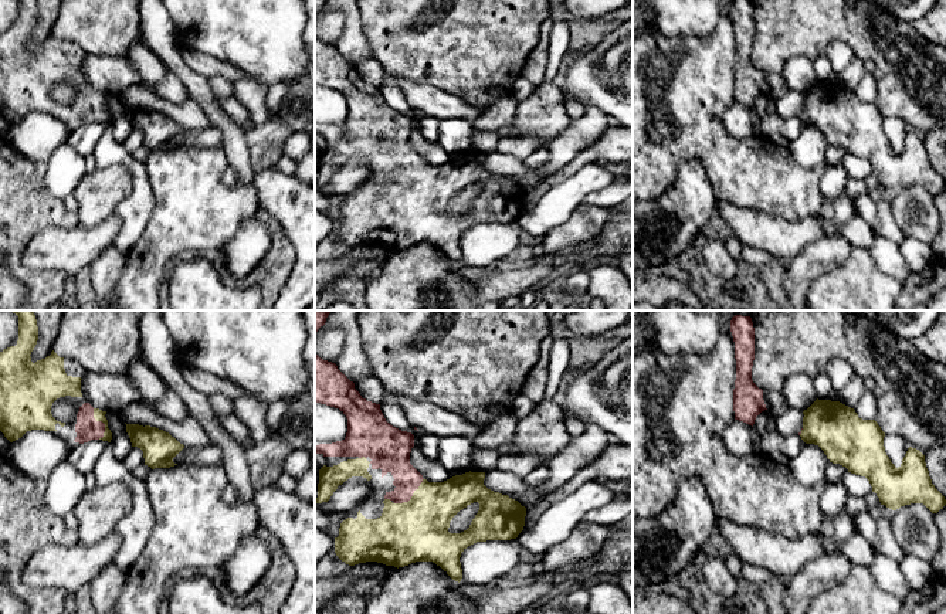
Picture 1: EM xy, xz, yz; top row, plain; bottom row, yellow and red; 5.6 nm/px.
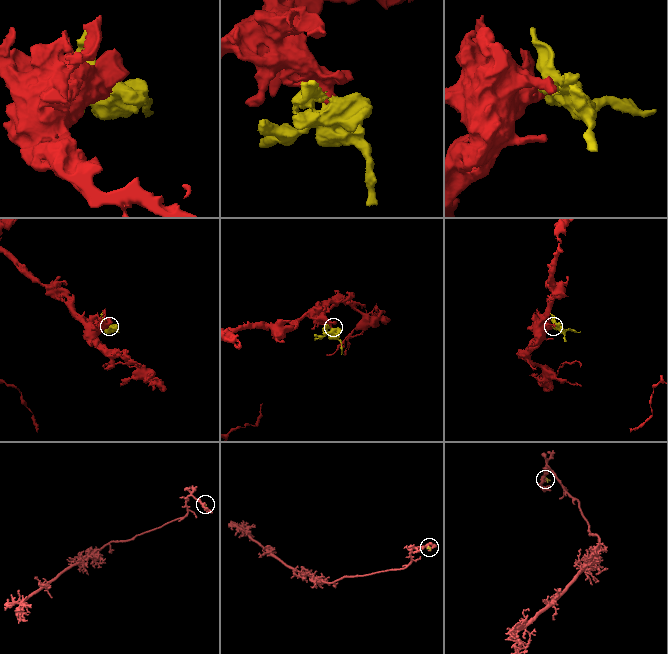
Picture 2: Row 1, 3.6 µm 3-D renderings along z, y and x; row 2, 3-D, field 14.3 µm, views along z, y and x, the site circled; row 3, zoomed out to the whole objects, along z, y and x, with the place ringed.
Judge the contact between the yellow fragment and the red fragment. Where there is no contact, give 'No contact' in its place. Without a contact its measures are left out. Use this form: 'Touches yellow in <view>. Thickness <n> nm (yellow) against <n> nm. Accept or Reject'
Touches yellow in xz. Thickness 360 nm (yellow) against 180 nm. Accept

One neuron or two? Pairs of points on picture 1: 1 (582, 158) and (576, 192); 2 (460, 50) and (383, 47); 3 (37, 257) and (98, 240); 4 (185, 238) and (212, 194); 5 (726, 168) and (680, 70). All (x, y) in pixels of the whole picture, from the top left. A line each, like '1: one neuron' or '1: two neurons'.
1: two neurons
2: one neuron
3: one neuron
4: one neuron
5: one neuron

